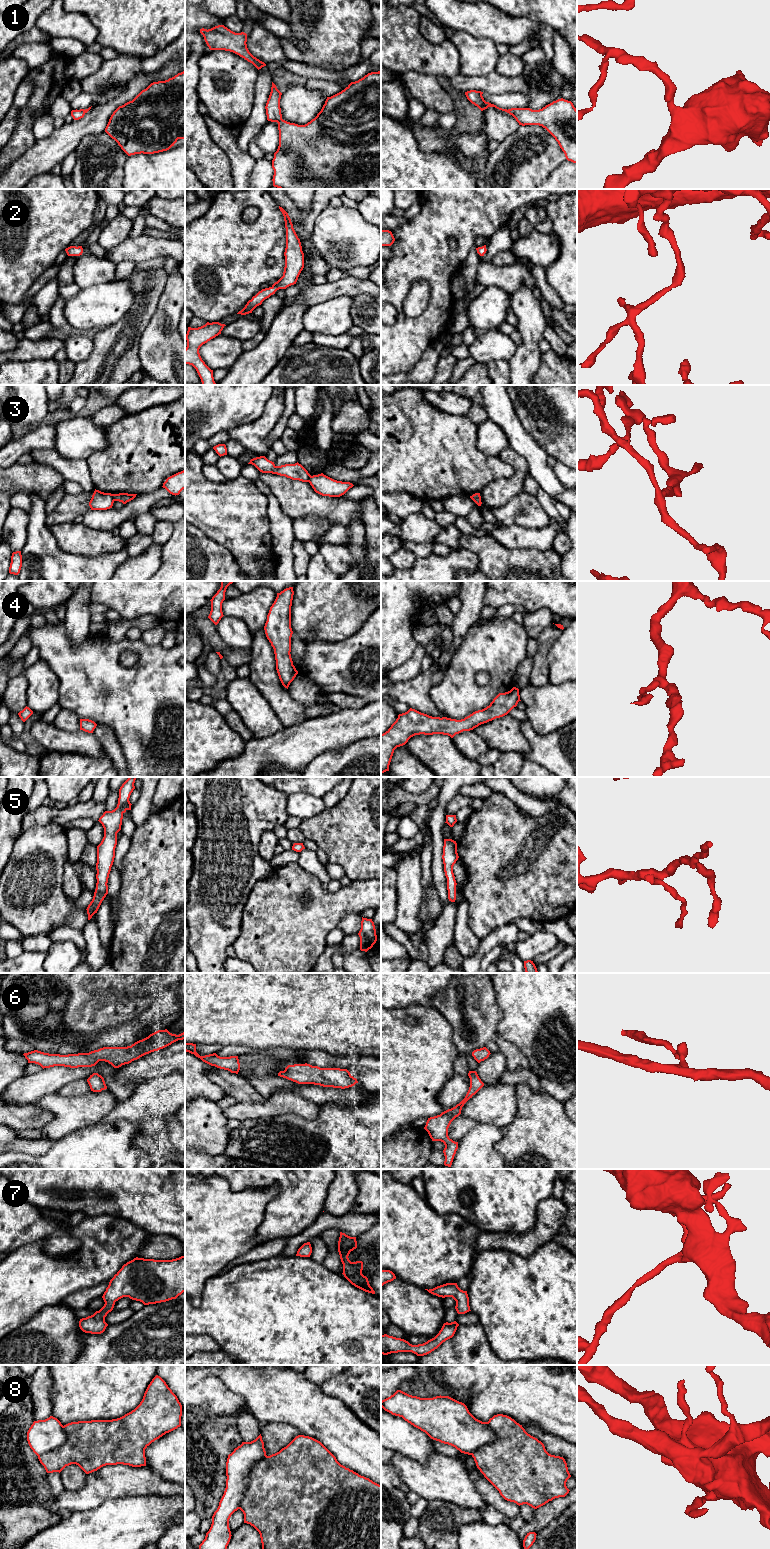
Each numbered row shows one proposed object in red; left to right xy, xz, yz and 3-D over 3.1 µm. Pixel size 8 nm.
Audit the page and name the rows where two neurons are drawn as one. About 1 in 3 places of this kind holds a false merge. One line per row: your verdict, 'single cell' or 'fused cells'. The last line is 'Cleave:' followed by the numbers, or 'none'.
1: single cell
2: single cell
3: fused cells
4: single cell
5: single cell
6: single cell
7: single cell
8: single cell
Cleave: 3

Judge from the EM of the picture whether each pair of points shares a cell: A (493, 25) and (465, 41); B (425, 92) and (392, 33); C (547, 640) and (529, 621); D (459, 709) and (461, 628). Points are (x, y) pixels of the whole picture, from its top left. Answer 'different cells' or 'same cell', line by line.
A: different cells
B: different cells
C: different cells
D: different cells

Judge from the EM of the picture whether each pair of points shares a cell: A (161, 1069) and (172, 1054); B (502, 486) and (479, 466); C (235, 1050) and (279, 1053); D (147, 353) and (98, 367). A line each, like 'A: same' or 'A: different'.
A: same
B: different
C: same
D: different

